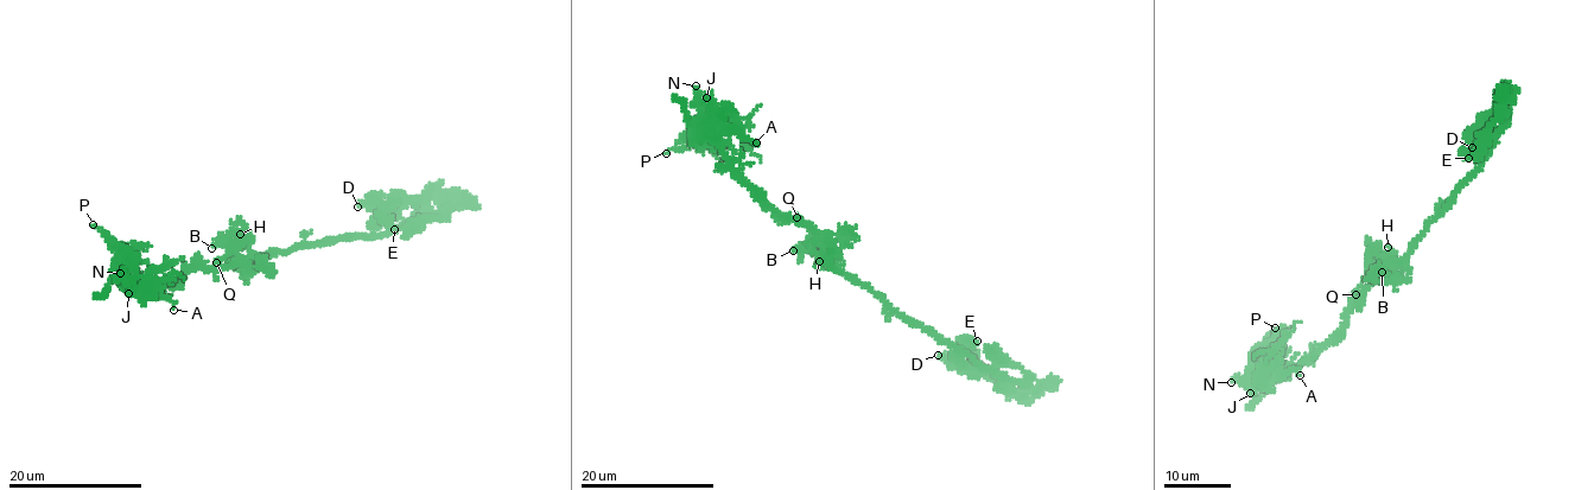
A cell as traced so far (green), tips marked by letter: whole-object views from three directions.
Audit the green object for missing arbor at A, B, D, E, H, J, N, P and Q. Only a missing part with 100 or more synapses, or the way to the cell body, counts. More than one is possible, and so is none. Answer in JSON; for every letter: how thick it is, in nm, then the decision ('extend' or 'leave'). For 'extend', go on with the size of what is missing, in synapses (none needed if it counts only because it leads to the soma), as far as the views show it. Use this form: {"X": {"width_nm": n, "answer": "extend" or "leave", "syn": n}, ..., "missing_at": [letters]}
{"A": {"width_nm": 160, "answer": "leave"}, "B": {"width_nm": 240, "answer": "leave"}, "D": {"width_nm": 320, "answer": "leave"}, "E": {"width_nm": 480, "answer": "leave"}, "H": {"width_nm": 220, "answer": "leave"}, "J": {"width_nm": 240, "answer": "leave"}, "N": {"width_nm": 280, "answer": "leave"}, "P": {"width_nm": 160, "answer": "leave"}, "Q": {"width_nm": 150, "answer": "leave"}, "missing_at": []}

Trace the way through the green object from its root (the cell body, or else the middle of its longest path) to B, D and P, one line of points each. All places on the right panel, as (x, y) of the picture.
B: (1404, 258), (1386, 262), (1375, 247), (1377, 246), (1382, 272)
D: (1404, 258), (1458, 185), (1479, 166), (1492, 137), (1490, 139), (1483, 133), (1472, 147)
P: (1404, 258), (1386, 268), (1334, 337), (1313, 357), (1283, 369), (1274, 363), (1268, 337), (1275, 328)

